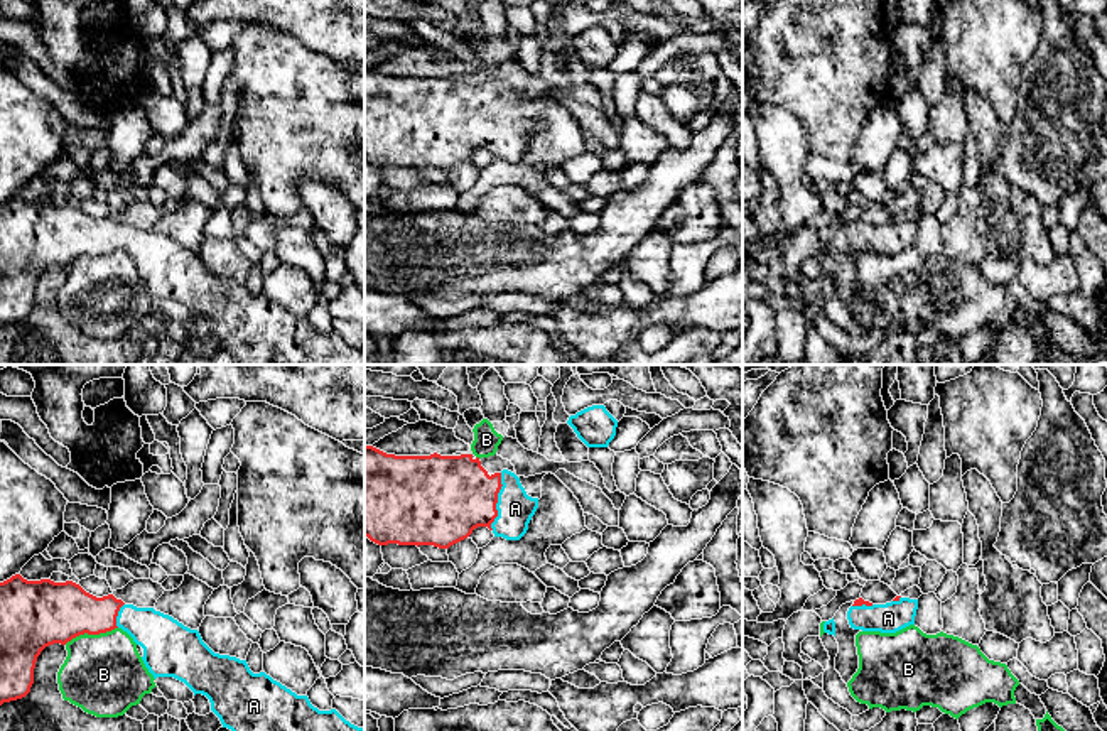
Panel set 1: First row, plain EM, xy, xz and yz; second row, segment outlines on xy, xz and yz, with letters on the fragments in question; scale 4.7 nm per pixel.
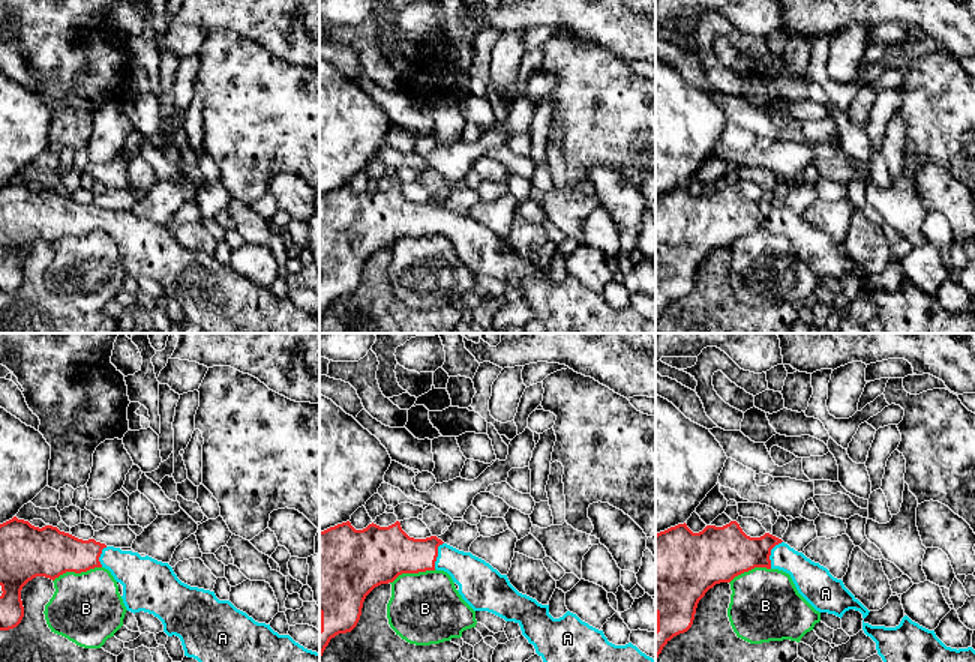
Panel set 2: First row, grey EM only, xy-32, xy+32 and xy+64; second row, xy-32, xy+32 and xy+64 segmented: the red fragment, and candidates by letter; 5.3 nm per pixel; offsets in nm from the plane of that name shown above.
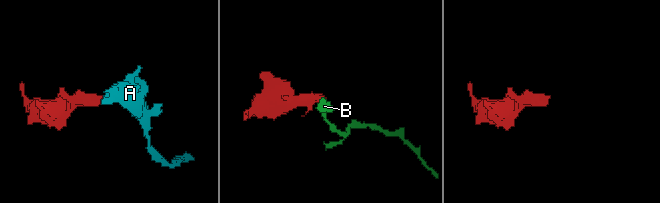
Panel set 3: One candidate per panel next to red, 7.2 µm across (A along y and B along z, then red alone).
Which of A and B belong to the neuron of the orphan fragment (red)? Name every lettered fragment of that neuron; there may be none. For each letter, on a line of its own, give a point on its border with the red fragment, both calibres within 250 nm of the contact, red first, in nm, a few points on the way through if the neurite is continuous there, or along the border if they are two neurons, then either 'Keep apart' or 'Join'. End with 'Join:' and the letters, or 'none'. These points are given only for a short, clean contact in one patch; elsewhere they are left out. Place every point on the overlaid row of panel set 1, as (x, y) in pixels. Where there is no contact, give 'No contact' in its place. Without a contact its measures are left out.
A: Touches red at xz (496, 502). Thickness 400 nm (red) against 180 nm. Path across: xz (444, 498), (496, 502), (507, 508), (515, 508). Join
B: Touches red at xy (90, 633). Thickness 300 nm (red) against 380 nm. Boundary: xy (117, 627), (98, 633), (80, 633), (64, 644). Keep apart
Join: A

